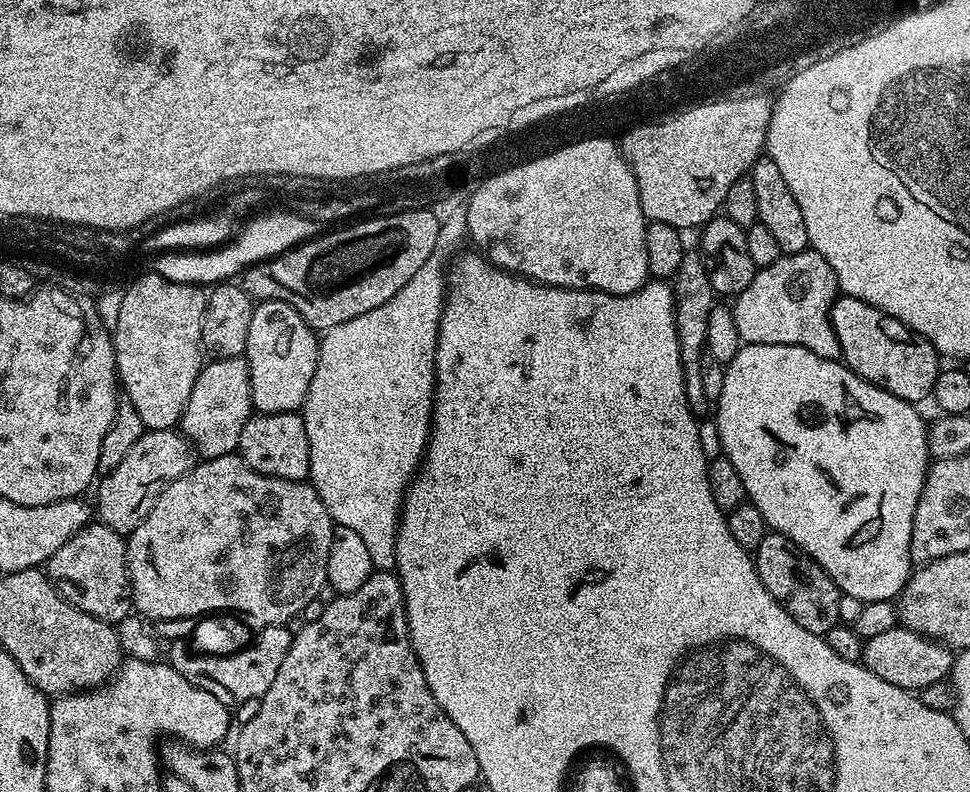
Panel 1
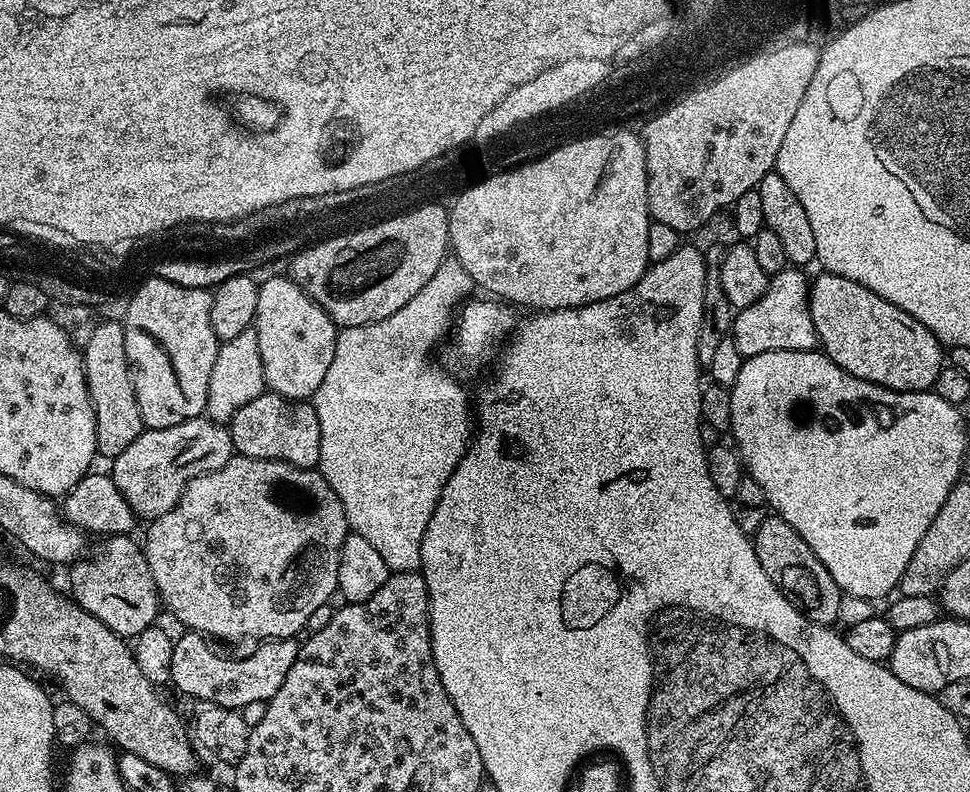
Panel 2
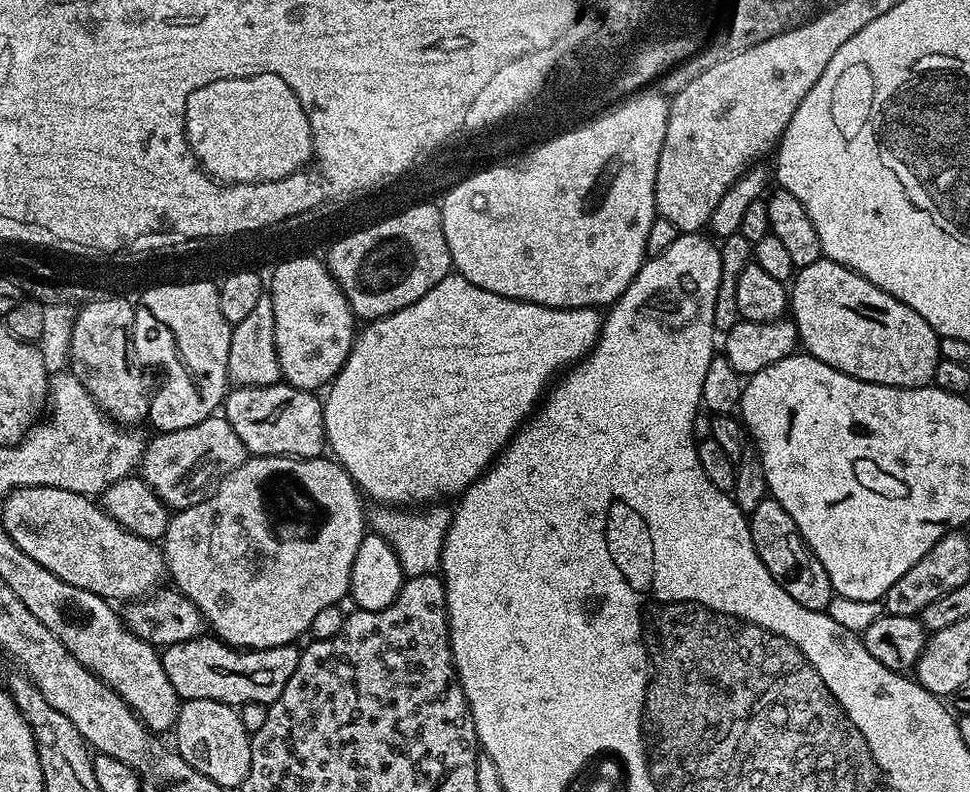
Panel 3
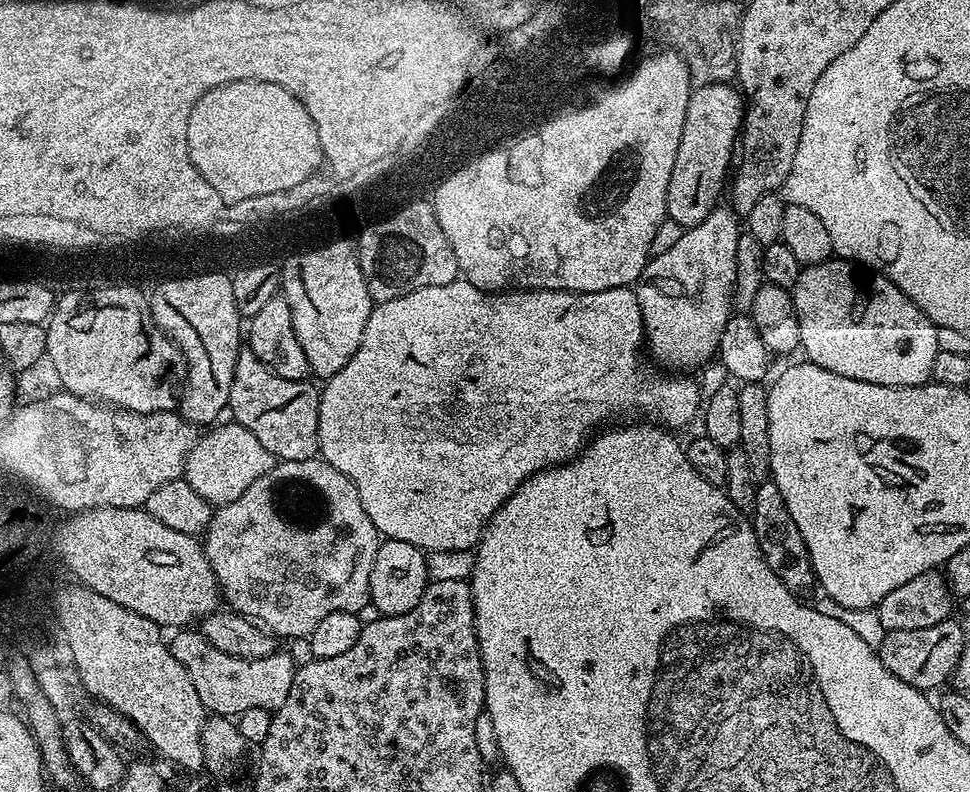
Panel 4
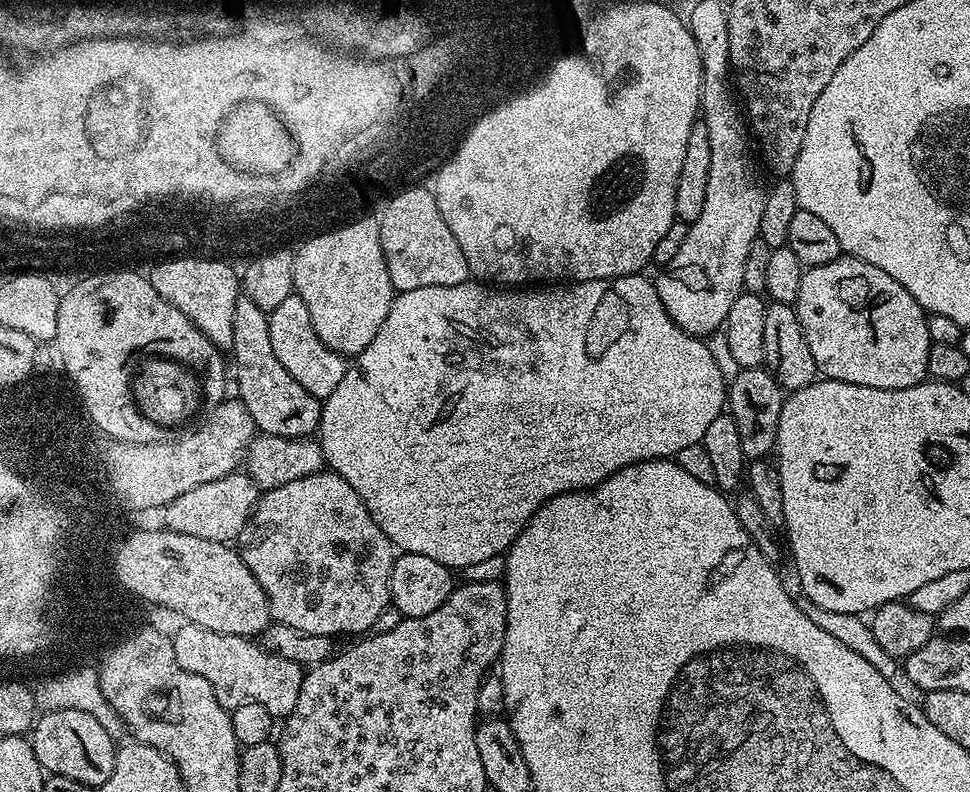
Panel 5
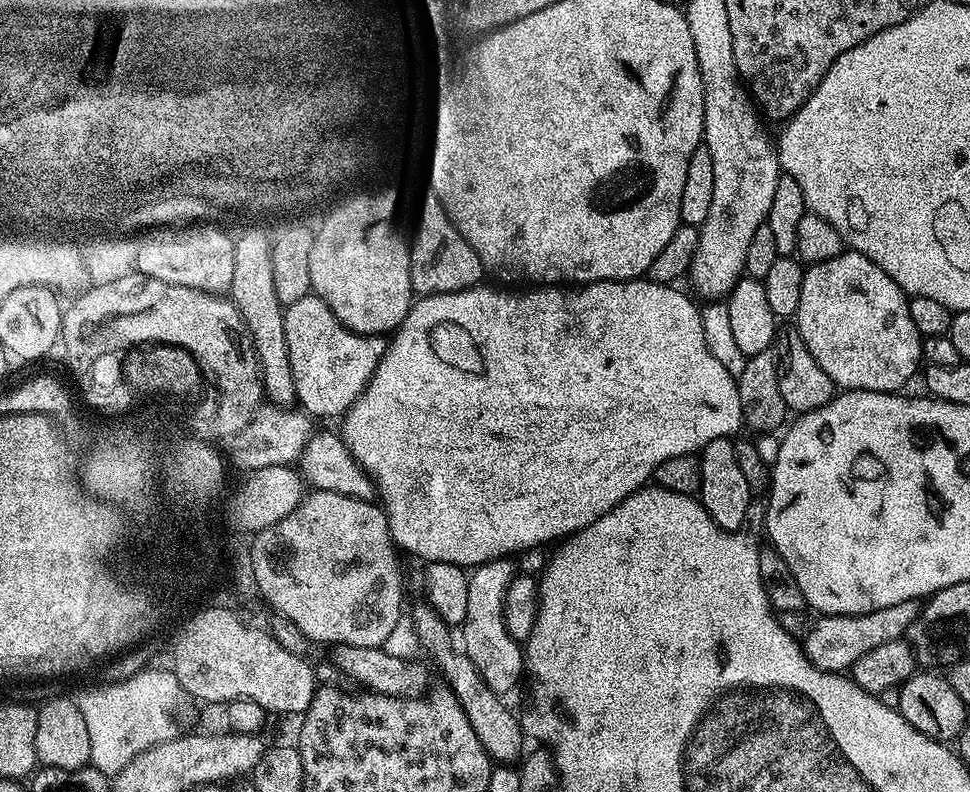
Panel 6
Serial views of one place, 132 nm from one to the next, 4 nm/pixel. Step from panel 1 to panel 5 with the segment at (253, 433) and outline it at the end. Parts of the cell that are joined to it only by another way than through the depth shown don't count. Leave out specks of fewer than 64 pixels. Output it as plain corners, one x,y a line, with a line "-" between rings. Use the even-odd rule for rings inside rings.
245,295
237,300
234,310
230,360
236,363
236,388
240,391
237,392
238,398
263,435
302,440
311,437
319,429
321,401
302,390
302,386
298,386
298,382
286,374
286,366
278,362
270,343
268,313
254,306
254,302
250,302
250,298

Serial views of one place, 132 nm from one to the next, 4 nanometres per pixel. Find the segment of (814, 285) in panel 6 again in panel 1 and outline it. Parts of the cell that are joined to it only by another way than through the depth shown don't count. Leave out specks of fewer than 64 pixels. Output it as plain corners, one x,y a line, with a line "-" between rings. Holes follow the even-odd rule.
837,295
831,313
842,363
851,372
903,400
921,402
931,397
942,360
925,336
911,332
898,318
853,296

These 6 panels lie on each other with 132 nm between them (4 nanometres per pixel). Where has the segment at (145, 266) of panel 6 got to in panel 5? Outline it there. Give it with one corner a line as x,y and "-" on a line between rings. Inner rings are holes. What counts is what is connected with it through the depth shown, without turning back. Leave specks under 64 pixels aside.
181,255
179,258
164,258
153,263
152,269
146,272
148,281
158,290
158,294
164,300
168,300
182,314
186,314
198,326
198,330
210,343
215,344
221,350
228,350
232,347
234,338
234,310
236,302
242,295
242,284
238,279
238,272
220,258
197,258
194,255

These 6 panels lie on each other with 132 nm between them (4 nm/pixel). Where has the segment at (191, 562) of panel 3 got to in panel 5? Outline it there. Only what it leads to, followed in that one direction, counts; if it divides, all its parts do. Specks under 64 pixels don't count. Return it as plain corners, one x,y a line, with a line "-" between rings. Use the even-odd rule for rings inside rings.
321,470
264,492
256,501
252,517
240,531
238,551
265,592
271,619
277,624
331,638
338,637
339,632
364,634
377,627
376,619
383,614
384,607
389,607
388,583
394,545
382,534
378,522
370,518
354,486
337,472

